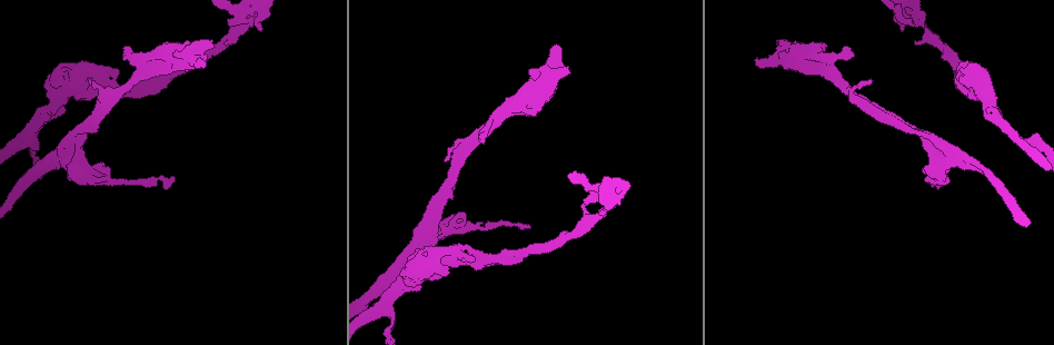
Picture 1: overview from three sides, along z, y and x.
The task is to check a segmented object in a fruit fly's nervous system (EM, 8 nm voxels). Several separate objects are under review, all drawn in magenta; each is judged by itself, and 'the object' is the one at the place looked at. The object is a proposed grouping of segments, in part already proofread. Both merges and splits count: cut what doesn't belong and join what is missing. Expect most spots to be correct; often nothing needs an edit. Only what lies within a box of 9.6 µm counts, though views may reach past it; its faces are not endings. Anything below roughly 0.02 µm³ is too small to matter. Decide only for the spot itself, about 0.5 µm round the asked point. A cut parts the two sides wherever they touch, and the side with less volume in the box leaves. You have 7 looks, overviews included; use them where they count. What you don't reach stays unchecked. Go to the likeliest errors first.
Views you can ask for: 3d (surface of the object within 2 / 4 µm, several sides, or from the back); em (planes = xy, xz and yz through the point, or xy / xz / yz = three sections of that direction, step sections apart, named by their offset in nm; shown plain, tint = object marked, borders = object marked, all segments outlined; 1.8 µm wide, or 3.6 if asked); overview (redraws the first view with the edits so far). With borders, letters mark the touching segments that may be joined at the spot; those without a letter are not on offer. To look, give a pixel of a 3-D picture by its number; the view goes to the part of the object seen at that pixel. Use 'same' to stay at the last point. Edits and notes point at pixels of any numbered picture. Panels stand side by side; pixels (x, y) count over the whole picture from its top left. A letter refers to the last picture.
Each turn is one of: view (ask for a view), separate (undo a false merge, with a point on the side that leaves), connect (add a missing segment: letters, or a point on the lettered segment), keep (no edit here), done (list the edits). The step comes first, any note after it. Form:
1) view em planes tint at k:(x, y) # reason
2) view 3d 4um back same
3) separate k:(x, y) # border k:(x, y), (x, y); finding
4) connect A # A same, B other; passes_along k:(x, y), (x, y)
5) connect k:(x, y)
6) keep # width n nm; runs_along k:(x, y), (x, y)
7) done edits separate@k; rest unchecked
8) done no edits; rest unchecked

view 3d 4um back at 1:(109, 170)

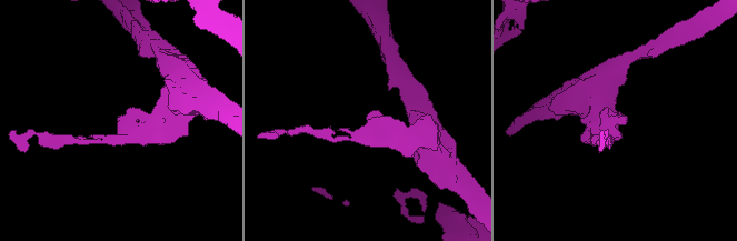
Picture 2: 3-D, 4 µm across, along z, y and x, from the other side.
view em yz step 4 borders at 2:(369, 114) # need the tissue

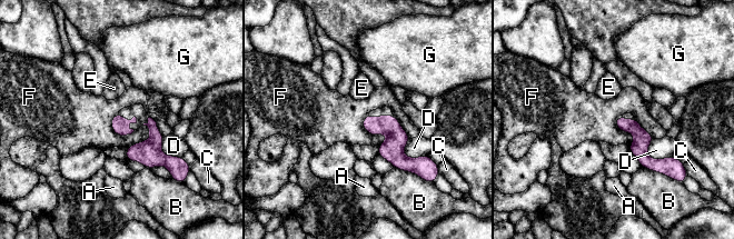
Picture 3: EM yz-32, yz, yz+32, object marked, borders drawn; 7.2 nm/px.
keep # A other, B other, C other, D other, E other, F other, G other; border 3:(367, 113), (378, 146); none of them fits

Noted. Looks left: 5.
view 3d 4um at 1:(80, 82) # sudden change in width

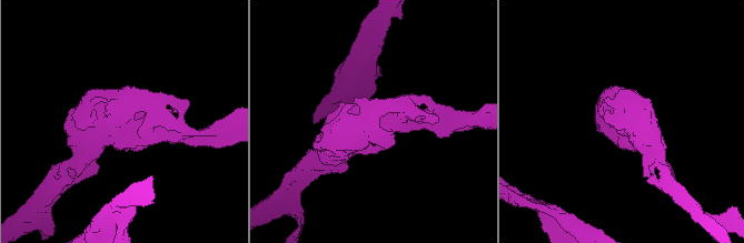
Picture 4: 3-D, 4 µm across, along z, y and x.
view em 3.6um planes plain at 4:(369, 125) # now the EM

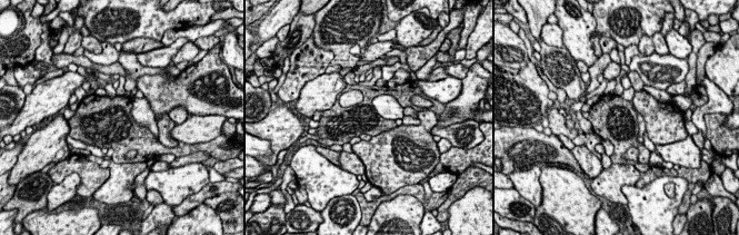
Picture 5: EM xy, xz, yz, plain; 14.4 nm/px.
view em 3.6um planes borders same

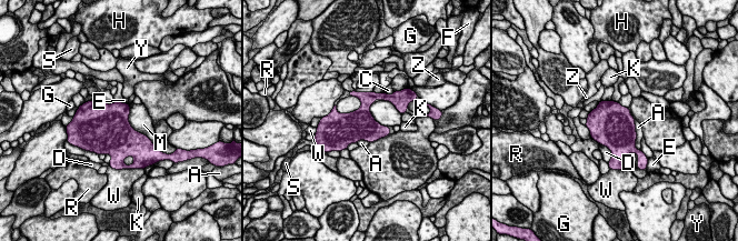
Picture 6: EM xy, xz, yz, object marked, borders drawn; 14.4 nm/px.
keep # A other, C other, D other, E other, F other, G other, H other, K other, M other, R other, S other, W other, Y other, Z other; border 6:(129, 104), (129, 123), (151, 141); one neuron here

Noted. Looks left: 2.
view em planes borders at 1:(120, 92)

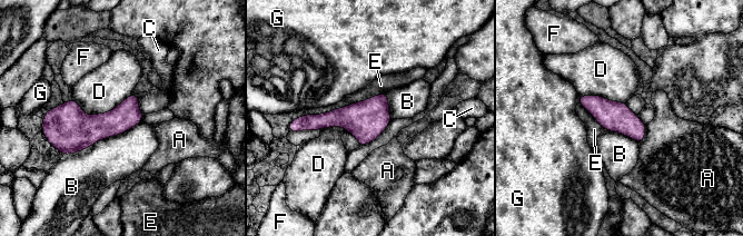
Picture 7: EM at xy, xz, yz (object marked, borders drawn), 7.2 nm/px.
keep # longest_contact B 600 nm; A other, B other, C other, D other, E other, F other, G other; border 7:(141, 120), (63, 156); one neuron here

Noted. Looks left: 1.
done no edits; rest unchecked

